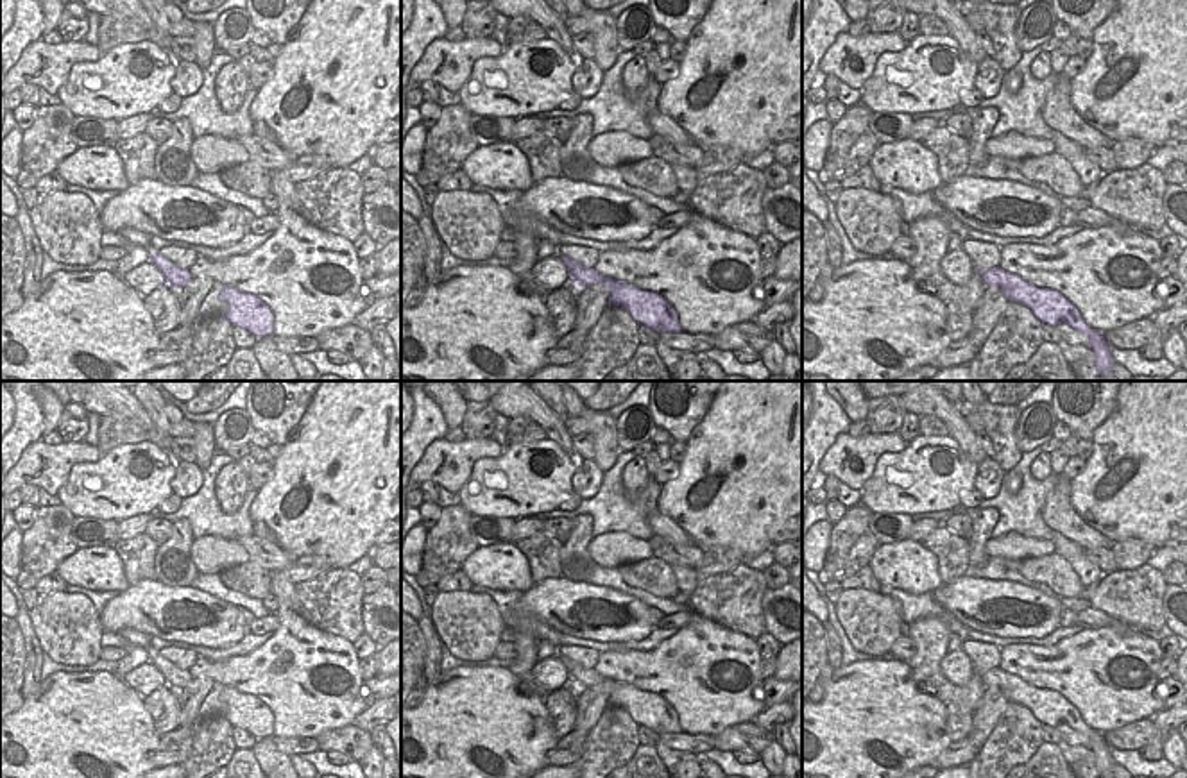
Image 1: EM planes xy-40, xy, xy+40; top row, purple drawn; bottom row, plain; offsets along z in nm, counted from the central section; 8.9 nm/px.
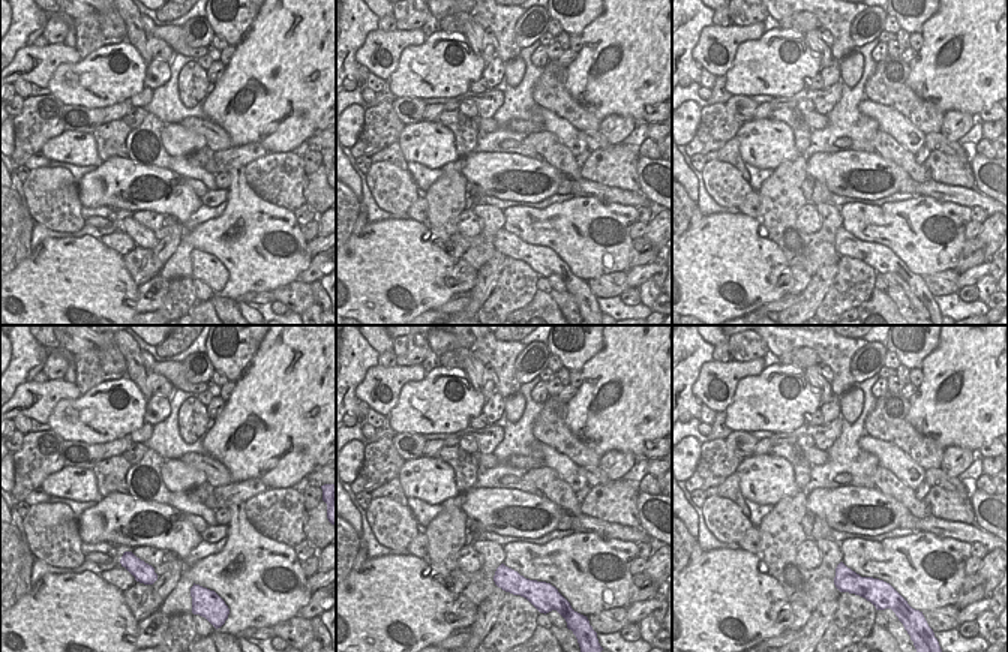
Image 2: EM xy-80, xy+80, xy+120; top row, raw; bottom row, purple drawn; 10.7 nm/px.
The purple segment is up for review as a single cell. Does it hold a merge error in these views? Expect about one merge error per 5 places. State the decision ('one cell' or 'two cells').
one cell

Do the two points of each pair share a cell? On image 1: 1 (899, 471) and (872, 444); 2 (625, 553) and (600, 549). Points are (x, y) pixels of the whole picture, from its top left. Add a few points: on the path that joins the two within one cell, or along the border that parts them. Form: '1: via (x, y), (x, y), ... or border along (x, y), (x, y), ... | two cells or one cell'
1: border along (908, 444), (899, 451), (885, 451), (860, 489) | two cells
2: via (620, 549), (606, 549) | one cell

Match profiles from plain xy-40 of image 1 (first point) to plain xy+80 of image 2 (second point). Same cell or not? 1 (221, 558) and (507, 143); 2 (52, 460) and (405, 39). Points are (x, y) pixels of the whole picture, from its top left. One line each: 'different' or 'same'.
1: different
2: same

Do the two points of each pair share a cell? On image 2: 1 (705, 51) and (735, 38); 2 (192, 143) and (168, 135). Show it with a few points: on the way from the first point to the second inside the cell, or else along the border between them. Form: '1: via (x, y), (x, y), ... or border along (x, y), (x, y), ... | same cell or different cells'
1: via (710, 42), (711, 36), (726, 38) | same cell
2: via (186, 143), (174, 137) | same cell

